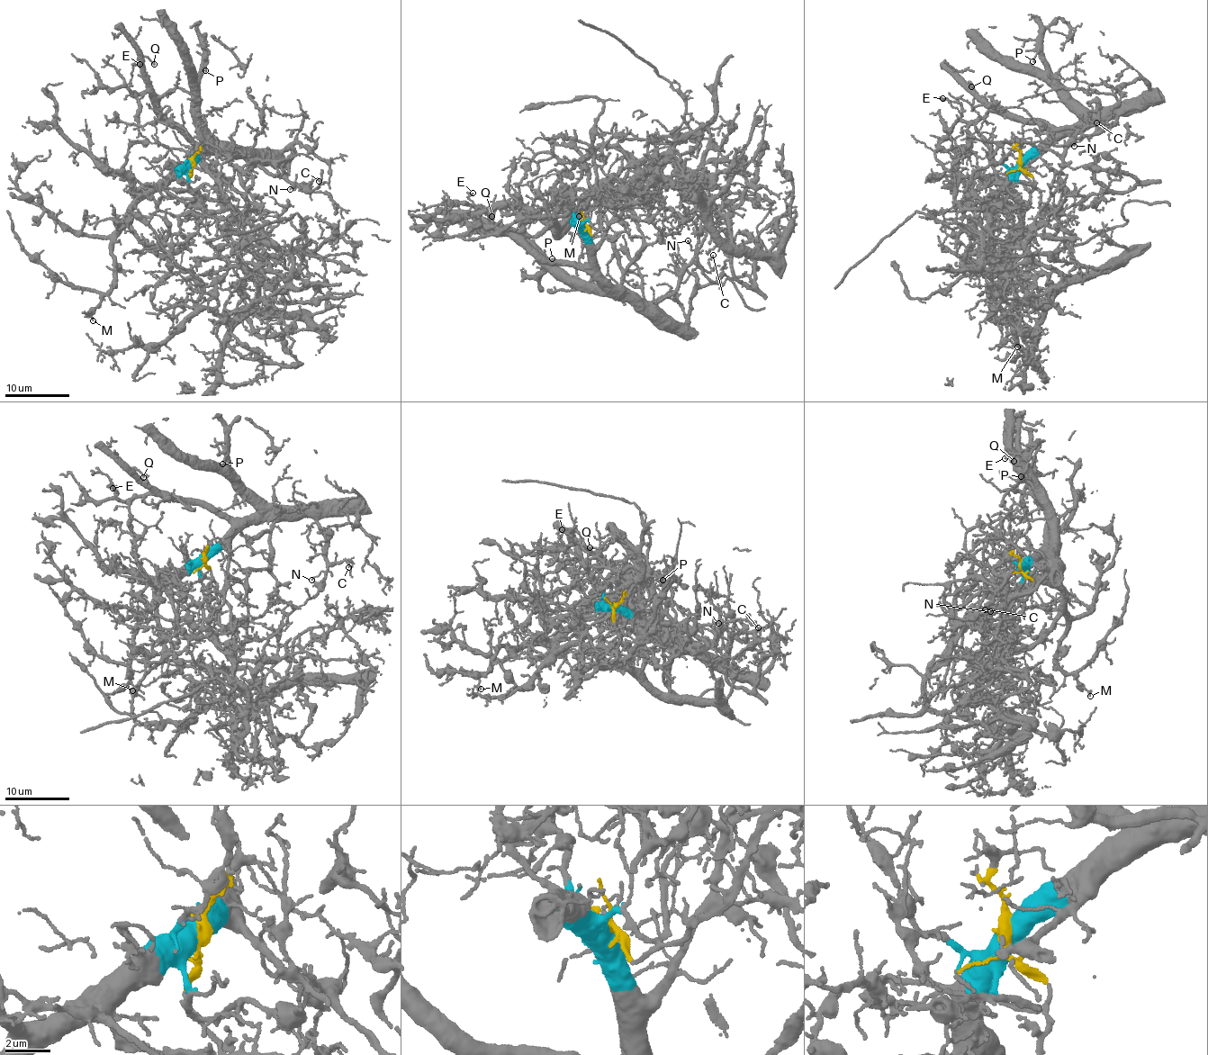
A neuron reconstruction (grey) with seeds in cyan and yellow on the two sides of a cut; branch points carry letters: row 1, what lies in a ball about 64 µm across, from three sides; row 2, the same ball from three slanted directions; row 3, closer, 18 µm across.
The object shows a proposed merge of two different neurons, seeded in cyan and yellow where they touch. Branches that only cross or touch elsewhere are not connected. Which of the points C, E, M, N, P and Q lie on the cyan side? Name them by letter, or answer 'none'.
C, E, M, N, P, Q

